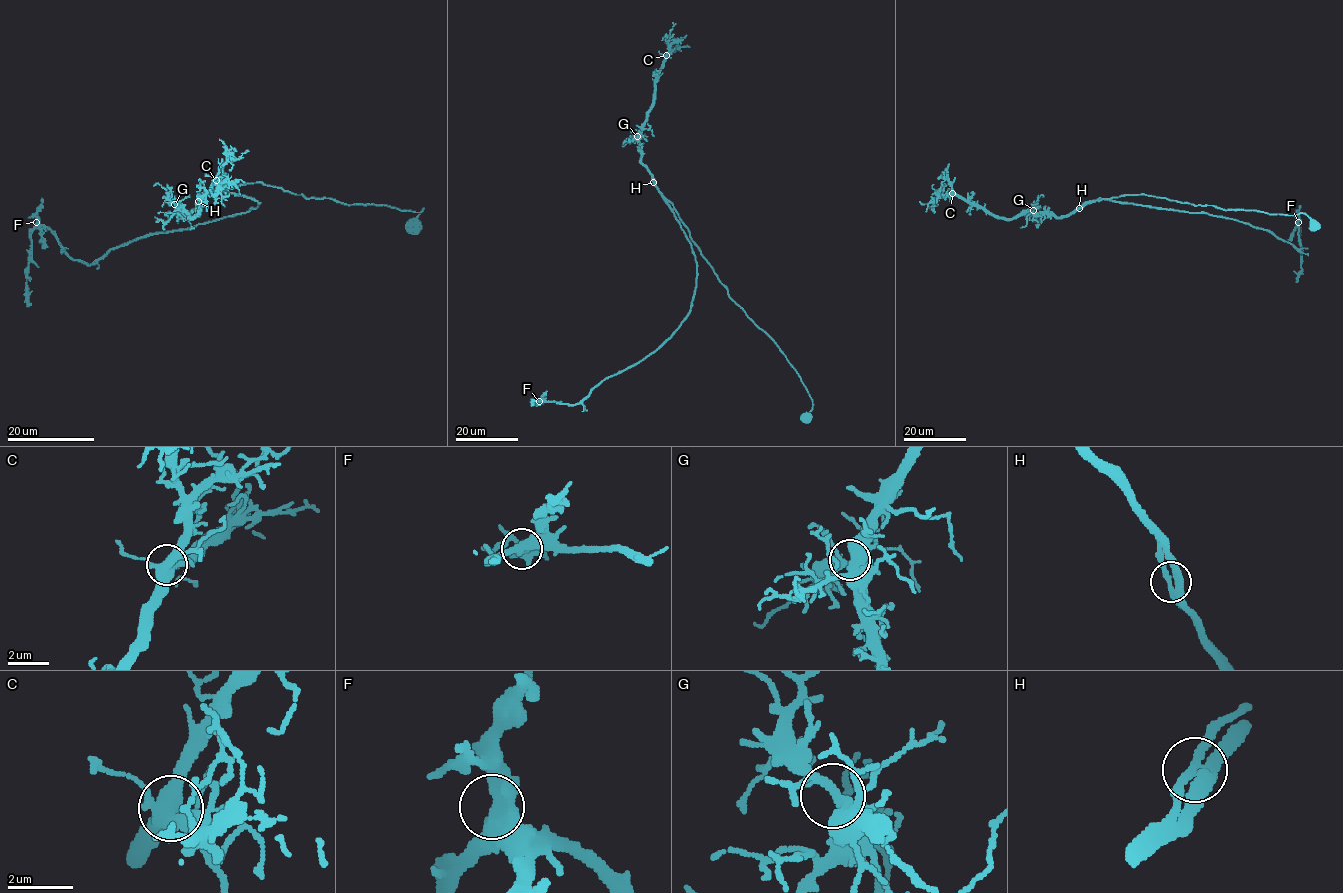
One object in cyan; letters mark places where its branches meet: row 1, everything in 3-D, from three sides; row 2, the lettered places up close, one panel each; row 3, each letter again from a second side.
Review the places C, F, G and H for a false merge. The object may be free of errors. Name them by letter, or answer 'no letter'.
no letter

